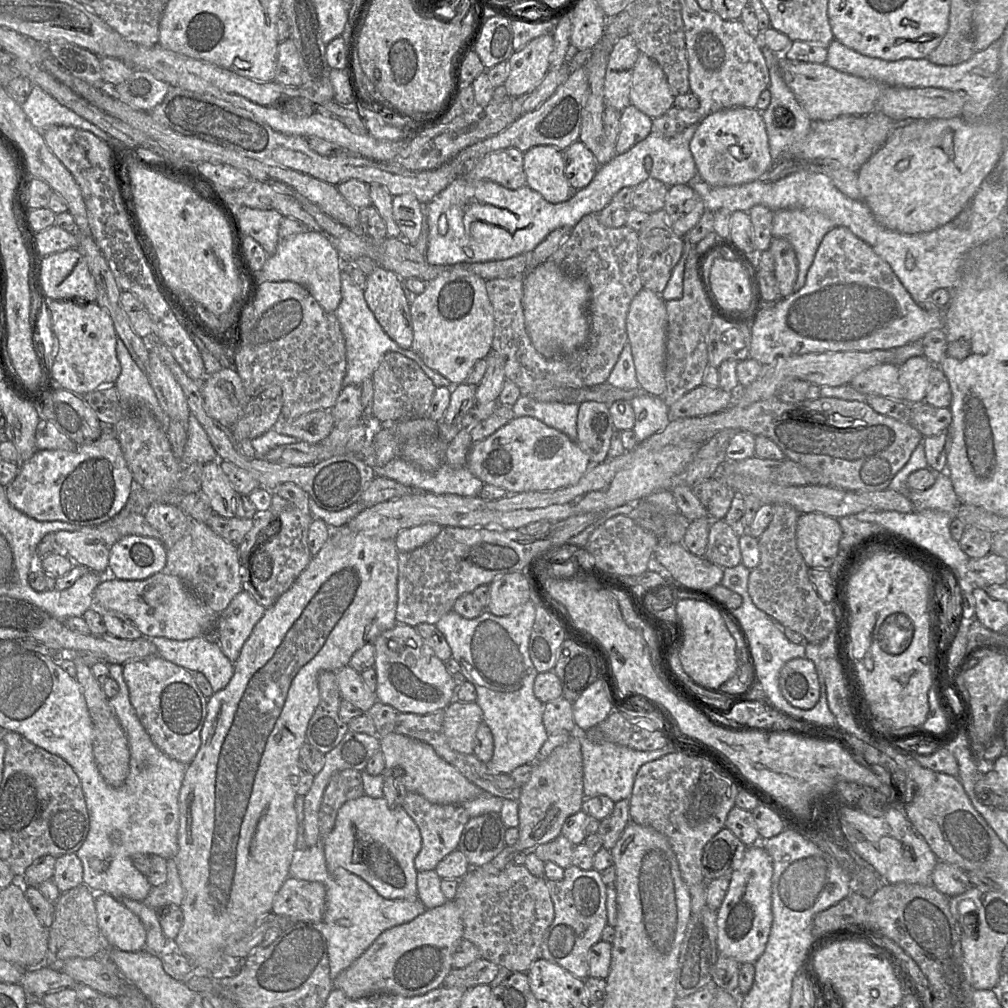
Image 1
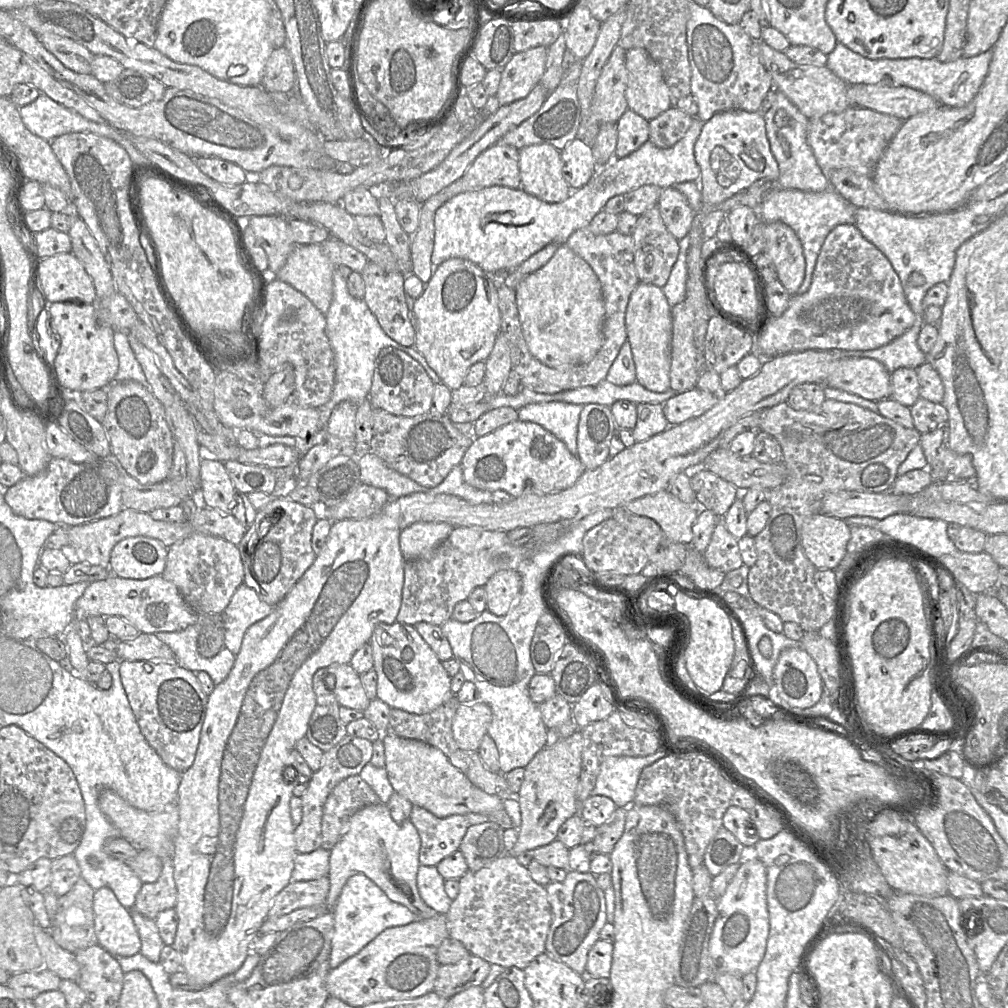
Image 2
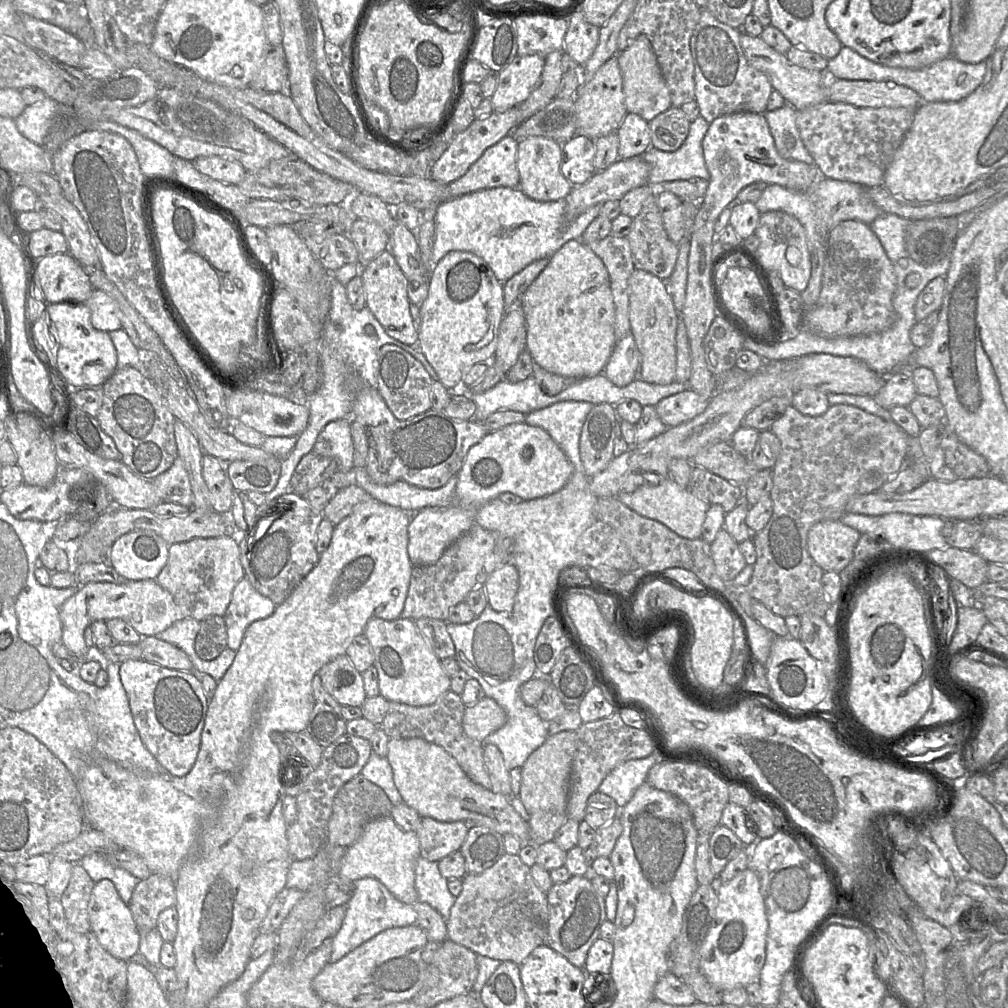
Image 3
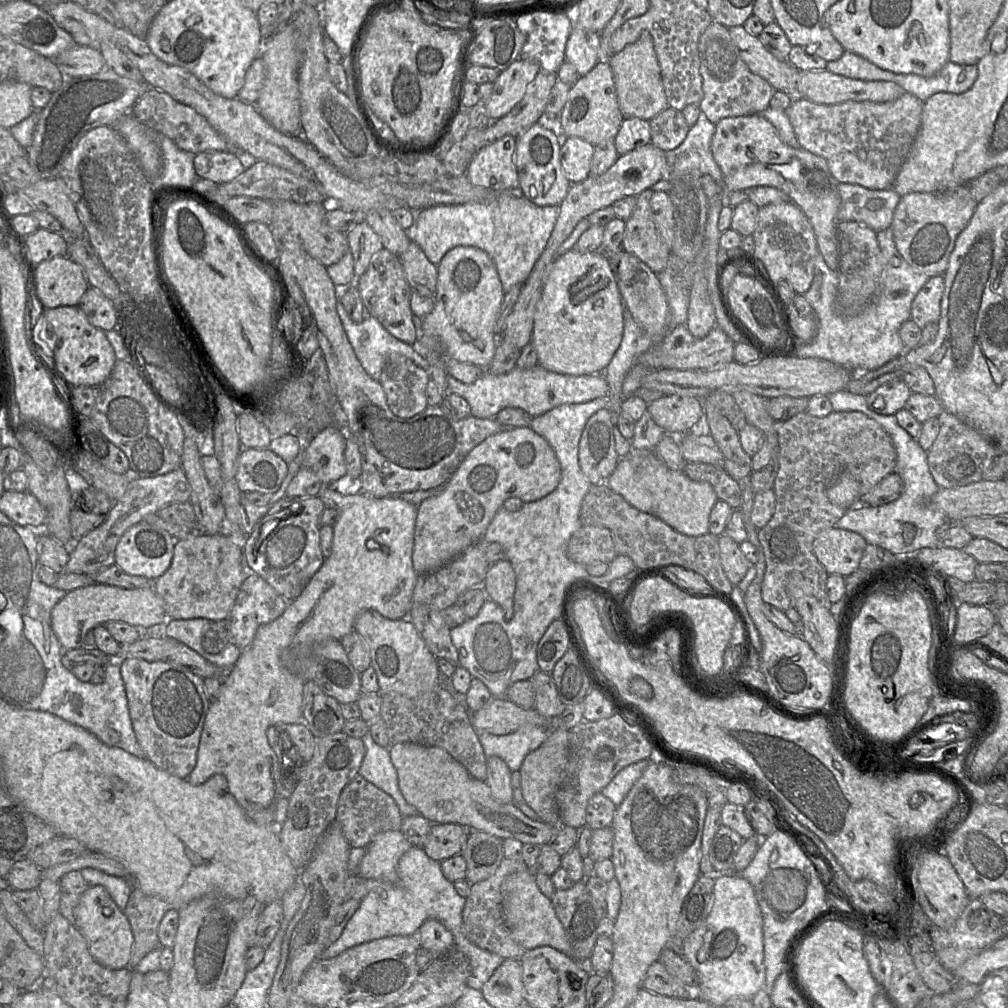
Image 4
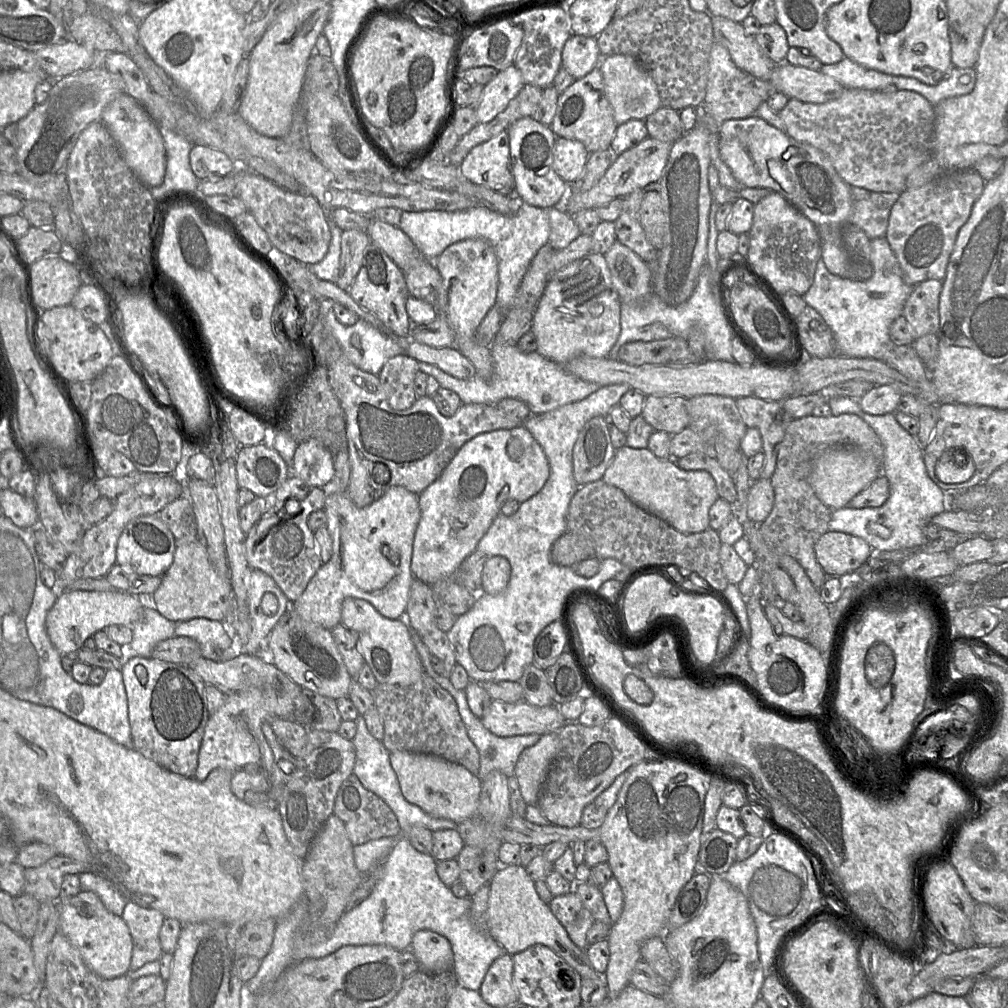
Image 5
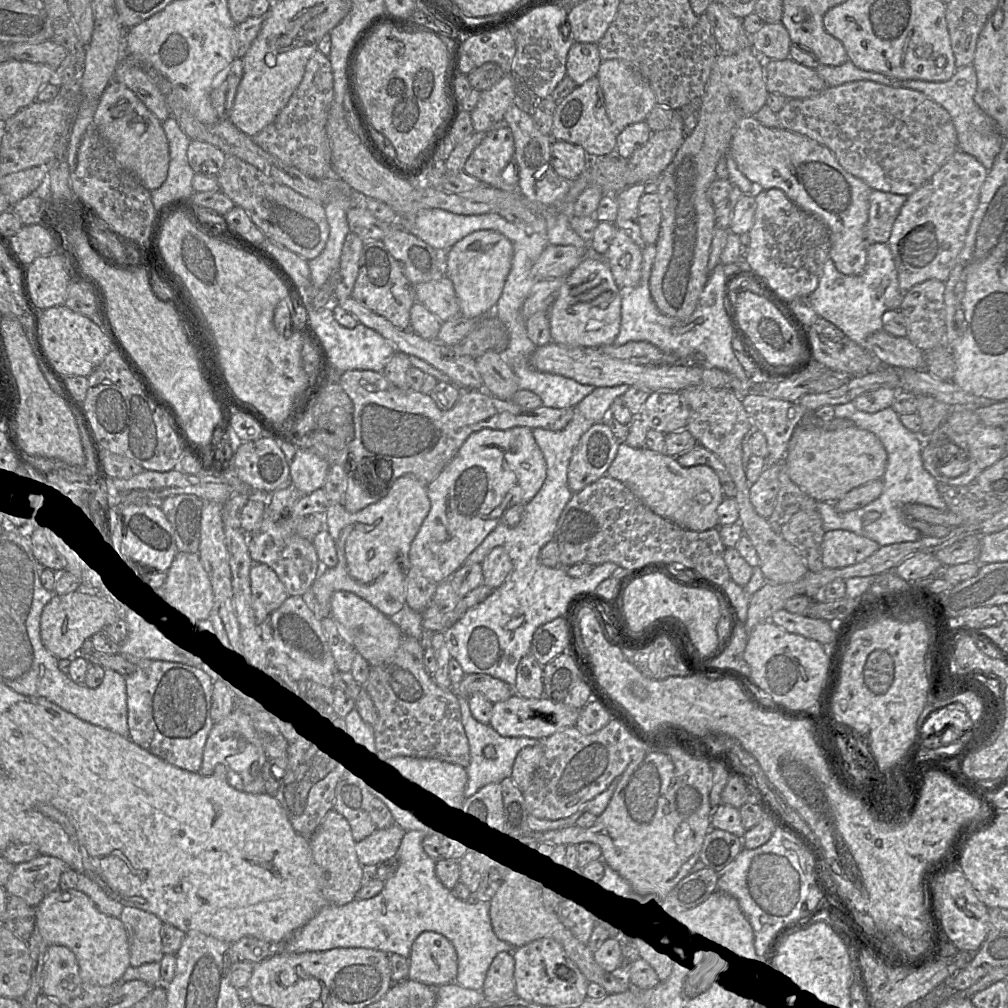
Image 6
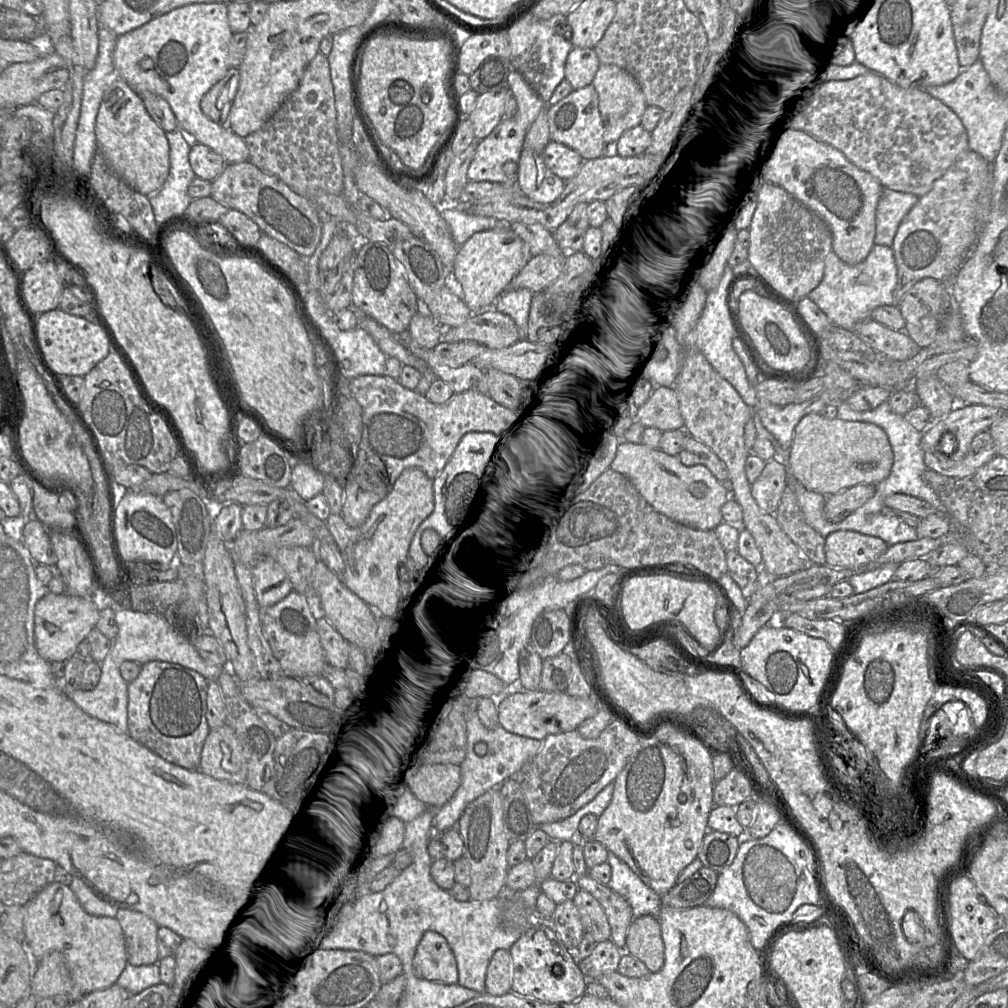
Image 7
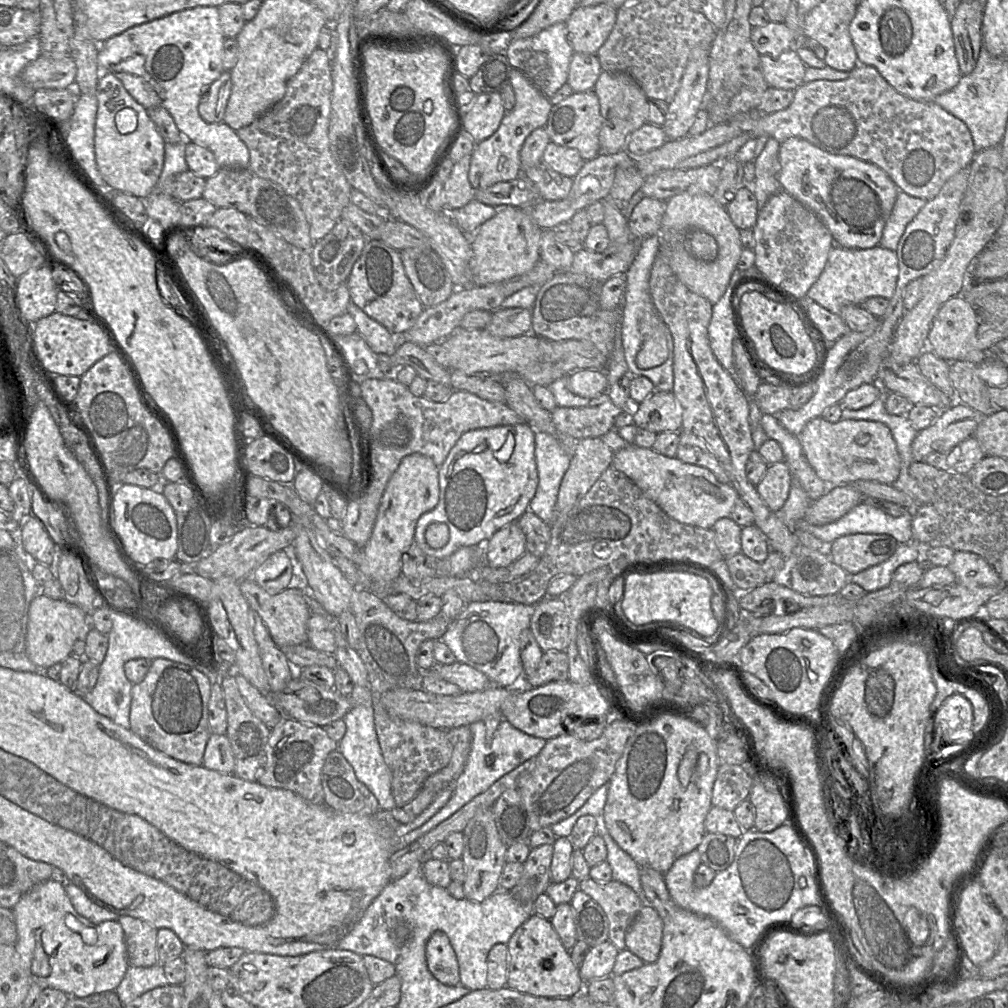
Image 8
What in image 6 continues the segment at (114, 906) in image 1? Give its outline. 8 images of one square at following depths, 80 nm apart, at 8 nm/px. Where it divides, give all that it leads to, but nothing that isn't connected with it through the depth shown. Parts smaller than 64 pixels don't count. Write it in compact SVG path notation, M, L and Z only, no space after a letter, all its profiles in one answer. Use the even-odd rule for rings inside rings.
M58 887L46 895L35 906L35 926L49 946L62 945L73 951L78 961L80 976L90 984L107 986L122 981L122 975L130 966L128 935L123 922L118 917L100 912L93 901L77 889L64 890Z

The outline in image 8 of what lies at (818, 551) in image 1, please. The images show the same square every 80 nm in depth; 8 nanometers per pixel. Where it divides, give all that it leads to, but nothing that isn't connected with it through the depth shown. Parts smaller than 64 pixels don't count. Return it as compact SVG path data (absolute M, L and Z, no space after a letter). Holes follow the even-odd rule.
M850 534L837 538L827 547L832 561L853 575L889 559L898 544L887 534Z

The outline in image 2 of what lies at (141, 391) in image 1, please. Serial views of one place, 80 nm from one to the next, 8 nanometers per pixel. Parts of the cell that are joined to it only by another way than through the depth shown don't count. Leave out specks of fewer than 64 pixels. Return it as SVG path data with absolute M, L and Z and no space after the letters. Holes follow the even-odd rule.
M114 332L114 347L119 360L119 367L114 377L114 382L136 381L148 388L148 382L144 372L130 347L128 332Z

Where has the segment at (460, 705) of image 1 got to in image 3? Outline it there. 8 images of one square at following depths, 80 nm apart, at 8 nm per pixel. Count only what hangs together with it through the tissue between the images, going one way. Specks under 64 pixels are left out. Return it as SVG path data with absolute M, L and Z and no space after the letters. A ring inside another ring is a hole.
M485 697L477 704L466 707L462 727L468 737L482 742L503 727L506 721L505 710L494 699Z

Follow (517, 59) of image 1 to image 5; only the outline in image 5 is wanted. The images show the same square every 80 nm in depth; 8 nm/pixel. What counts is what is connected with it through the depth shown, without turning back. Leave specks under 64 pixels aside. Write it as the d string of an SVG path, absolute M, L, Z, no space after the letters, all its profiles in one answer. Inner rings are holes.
M514 64L499 71L497 76L484 86L480 105L476 109L478 122L492 121L507 108L524 85L522 73Z

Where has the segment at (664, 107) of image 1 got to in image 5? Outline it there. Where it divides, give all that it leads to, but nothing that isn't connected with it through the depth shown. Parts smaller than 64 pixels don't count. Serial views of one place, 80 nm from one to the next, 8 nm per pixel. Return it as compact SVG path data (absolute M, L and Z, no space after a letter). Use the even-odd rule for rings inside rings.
M625 54L602 57L599 68L606 97L612 106L617 125L631 119L646 120L661 107L661 99L655 81L648 70L634 57Z

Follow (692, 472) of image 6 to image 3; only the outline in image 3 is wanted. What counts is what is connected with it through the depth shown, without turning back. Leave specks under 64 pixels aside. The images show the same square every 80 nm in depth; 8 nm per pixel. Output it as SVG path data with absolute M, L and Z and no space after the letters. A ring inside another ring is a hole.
M666 478L658 485L643 485L632 493L622 493L618 499L639 515L656 520L670 530L686 539L698 539L701 537L709 504L694 496L689 489L683 489L675 482Z

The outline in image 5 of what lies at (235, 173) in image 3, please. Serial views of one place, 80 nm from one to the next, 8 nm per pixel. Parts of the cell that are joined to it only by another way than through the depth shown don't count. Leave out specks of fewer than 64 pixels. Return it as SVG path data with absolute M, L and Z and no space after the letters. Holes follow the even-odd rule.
M193 144L190 165L196 177L226 176L235 170L235 162L224 152L215 148Z

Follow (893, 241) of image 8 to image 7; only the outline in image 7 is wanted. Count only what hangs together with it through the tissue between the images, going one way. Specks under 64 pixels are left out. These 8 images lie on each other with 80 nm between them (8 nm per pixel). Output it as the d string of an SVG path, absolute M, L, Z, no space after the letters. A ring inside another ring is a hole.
M883 189L875 215L874 243L876 245L892 247L893 239L902 219L918 200L919 197L911 193Z

